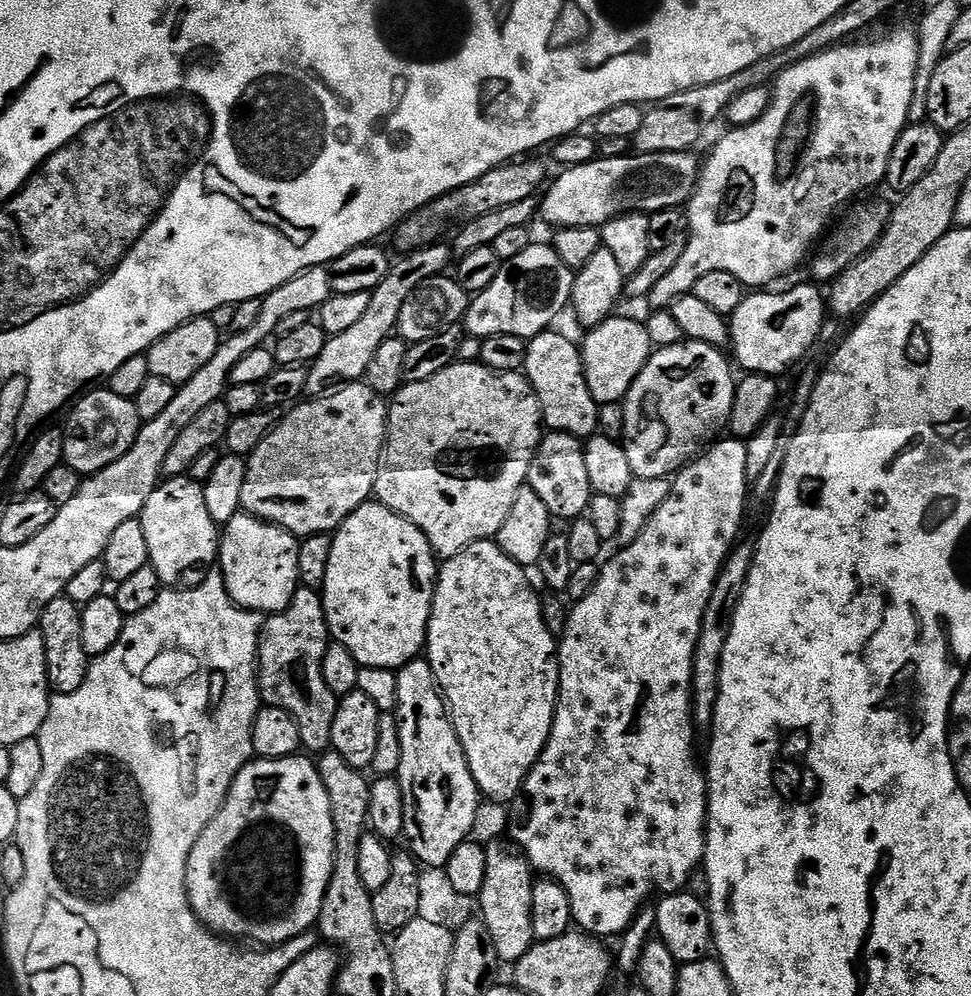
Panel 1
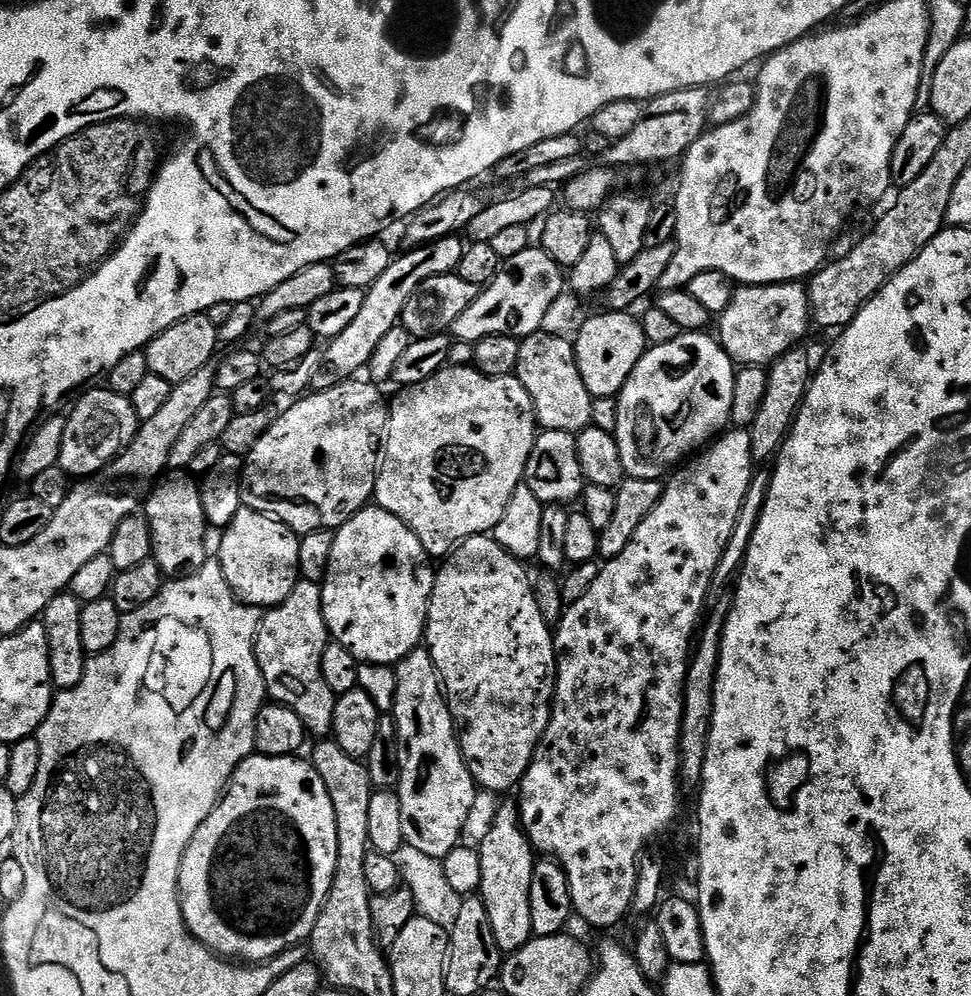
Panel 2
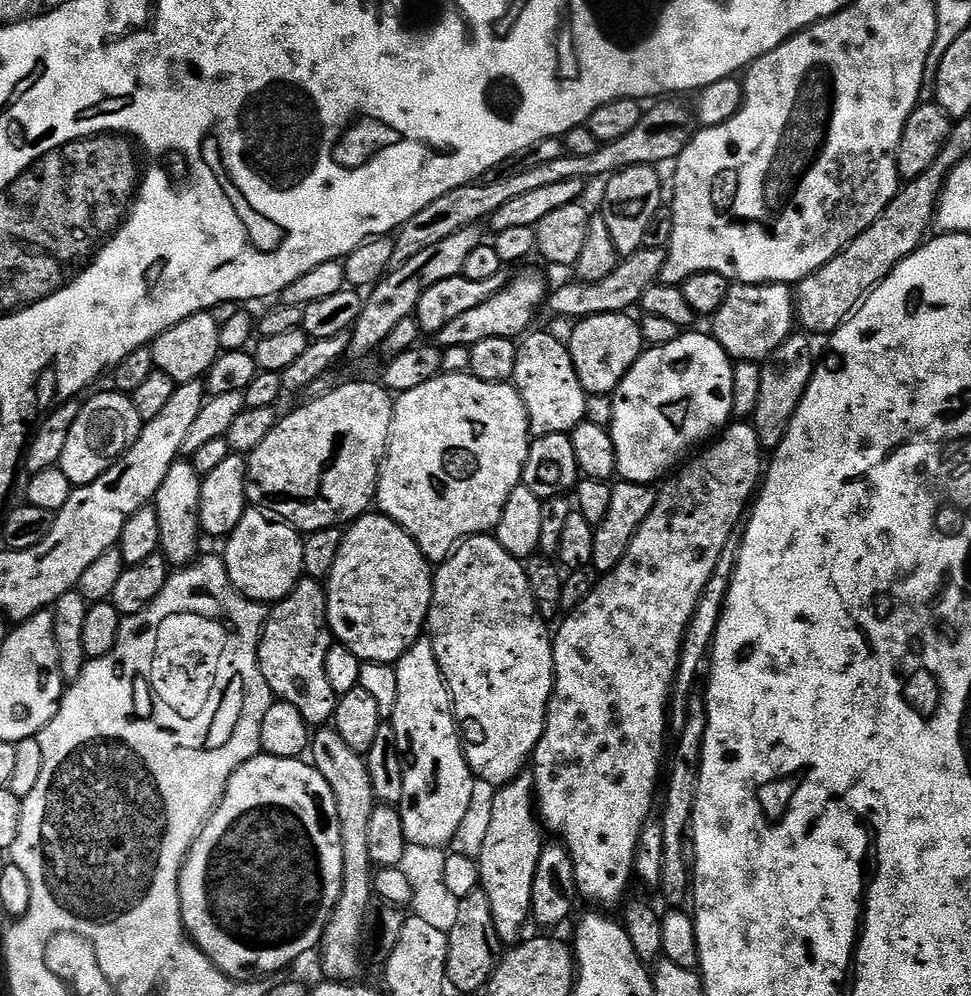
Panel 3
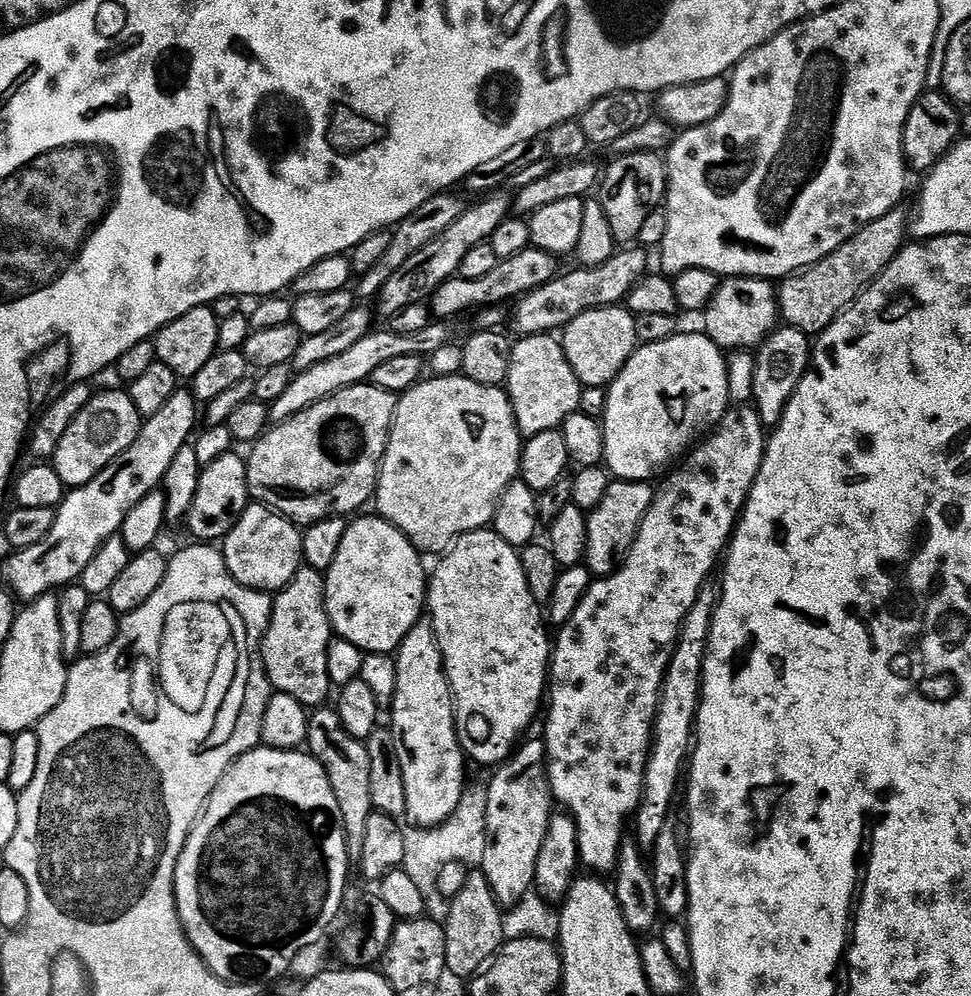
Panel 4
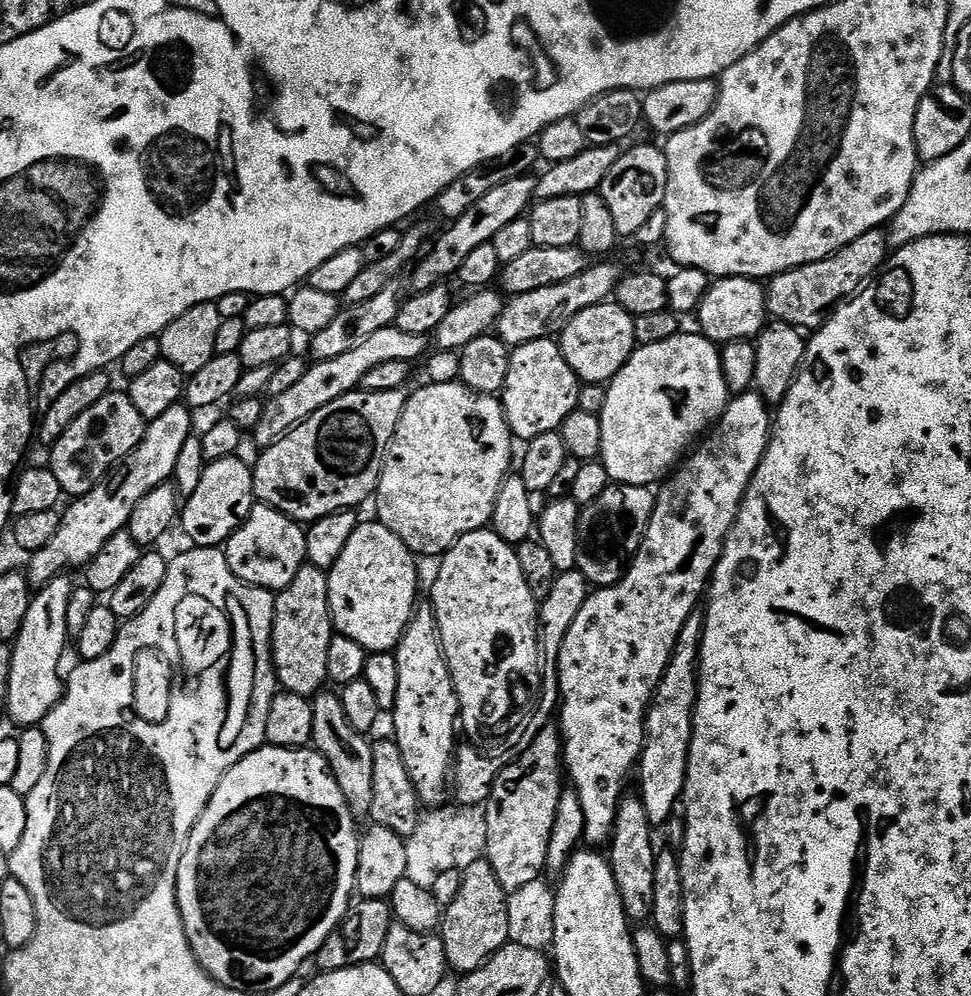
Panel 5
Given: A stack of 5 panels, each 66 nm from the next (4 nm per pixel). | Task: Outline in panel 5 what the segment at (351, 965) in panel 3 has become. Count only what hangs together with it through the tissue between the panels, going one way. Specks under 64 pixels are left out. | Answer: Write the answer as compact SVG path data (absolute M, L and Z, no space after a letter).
M321 690L312 700L314 710L314 730L312 731L312 744L315 751L323 754L328 760L332 776L342 786L346 794L346 802L350 806L352 815L357 818L367 817L372 811L374 802L374 754L372 744L365 733L354 730L350 726L350 718L346 716L346 706L340 701L339 695L334 691Z

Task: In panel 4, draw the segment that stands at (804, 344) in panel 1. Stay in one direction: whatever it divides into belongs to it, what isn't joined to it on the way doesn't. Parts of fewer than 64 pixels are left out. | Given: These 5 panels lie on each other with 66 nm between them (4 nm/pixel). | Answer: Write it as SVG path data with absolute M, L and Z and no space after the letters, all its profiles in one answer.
M738 276L728 278L717 287L714 298L702 313L704 319L703 335L711 340L722 350L740 348L736 350L756 350L764 343L765 338L771 334L778 324L778 292L773 281L754 276Z

